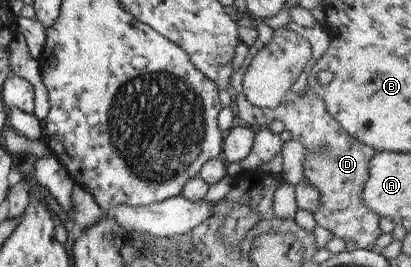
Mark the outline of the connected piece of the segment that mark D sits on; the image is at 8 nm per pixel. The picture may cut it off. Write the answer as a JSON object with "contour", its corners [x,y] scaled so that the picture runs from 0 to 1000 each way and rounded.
{"contour":[[[620,67],[625,139],[613,169],[603,176],[603,199],[579,258],[567,273],[567,315],[574,330],[569,393],[574,431],[594,461],[608,468],[642,468],[655,453],[676,446],[691,487],[708,498],[710,524],[730,524],[742,551],[745,581],[737,596],[737,663],[752,689],[759,689],[776,723],[779,772],[762,798],[766,843],[788,850],[805,873],[832,895],[837,936],[861,940],[864,933],[908,936],[910,903],[925,888],[920,854],[922,813],[900,798],[886,768],[878,723],[898,652],[898,603],[915,573],[900,547],[876,536],[859,517],[832,472],[796,419],[788,382],[766,352],[766,341],[749,341],[730,363],[725,386],[679,390],[669,404],[633,404],[608,393],[586,330],[586,285],[603,255],[613,213],[633,191],[635,176],[650,169],[664,127],[664,109],[645,90],[640,71]]]}

